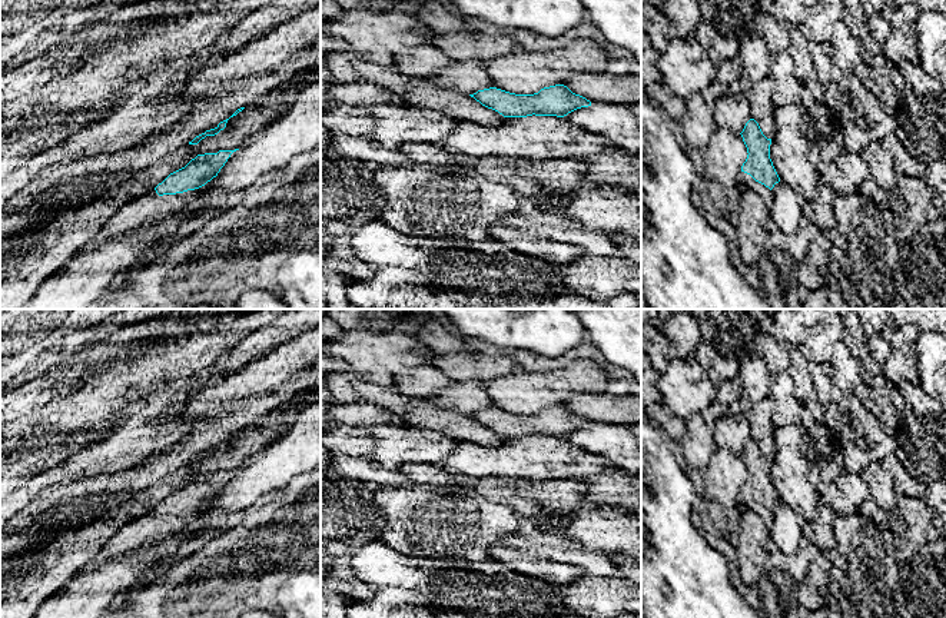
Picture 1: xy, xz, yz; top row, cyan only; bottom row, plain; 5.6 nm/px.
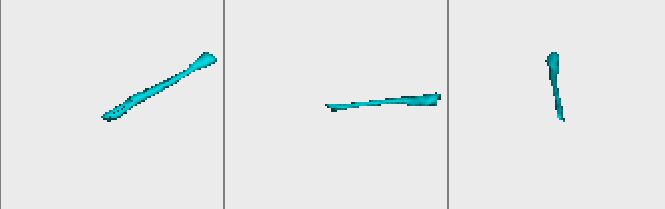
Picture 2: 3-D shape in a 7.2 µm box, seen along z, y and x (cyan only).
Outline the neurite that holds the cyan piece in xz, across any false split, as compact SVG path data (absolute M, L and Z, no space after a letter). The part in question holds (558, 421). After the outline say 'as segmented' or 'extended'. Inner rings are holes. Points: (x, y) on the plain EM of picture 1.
M564 405L544 408L534 415L515 415L489 408L469 416L504 438L527 438L532 435L564 438L577 429L591 426L590 421L572 413Z; as segmented

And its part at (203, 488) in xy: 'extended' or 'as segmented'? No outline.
extended

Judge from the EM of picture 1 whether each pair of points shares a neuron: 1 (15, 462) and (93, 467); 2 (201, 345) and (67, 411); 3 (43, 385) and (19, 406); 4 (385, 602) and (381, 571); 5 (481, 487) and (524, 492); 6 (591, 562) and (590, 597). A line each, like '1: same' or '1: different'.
1: different
2: same
3: same
4: different
5: same
6: different

